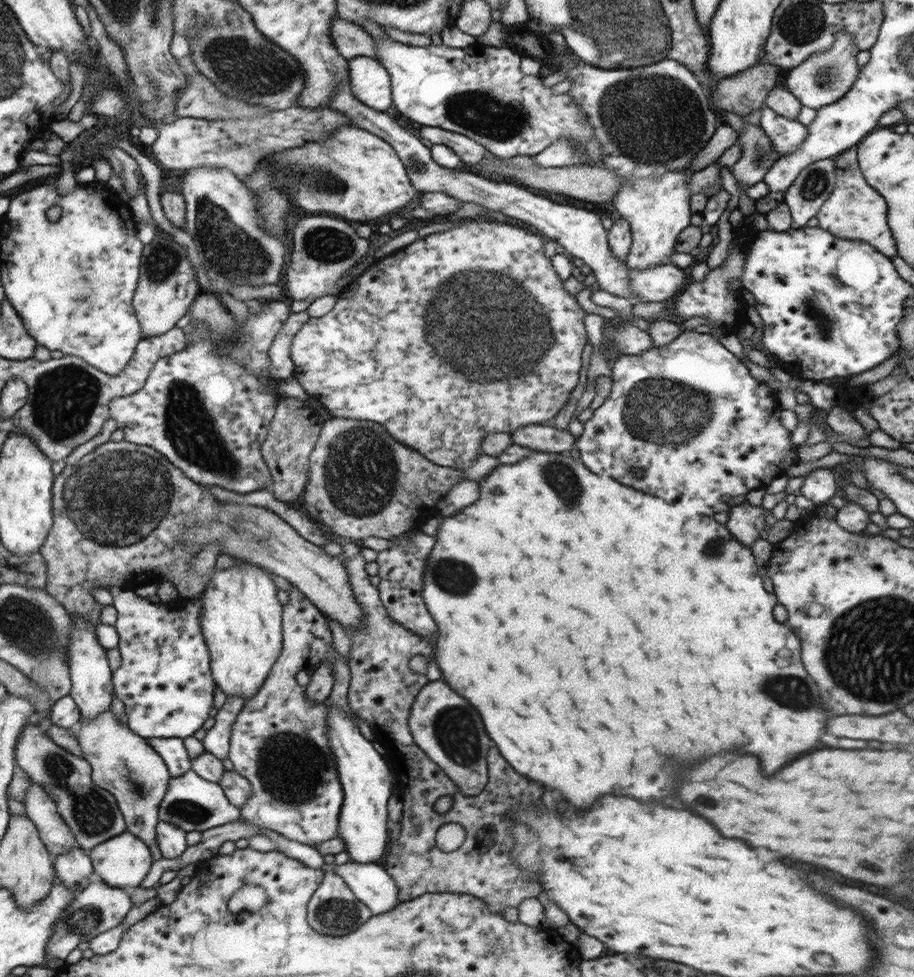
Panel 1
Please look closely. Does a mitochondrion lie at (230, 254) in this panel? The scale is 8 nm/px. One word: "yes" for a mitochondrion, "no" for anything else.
yes

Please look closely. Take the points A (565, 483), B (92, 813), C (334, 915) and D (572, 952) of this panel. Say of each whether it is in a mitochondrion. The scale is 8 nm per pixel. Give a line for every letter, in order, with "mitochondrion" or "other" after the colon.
A: mitochondrion
B: mitochondrion
C: mitochondrion
D: other

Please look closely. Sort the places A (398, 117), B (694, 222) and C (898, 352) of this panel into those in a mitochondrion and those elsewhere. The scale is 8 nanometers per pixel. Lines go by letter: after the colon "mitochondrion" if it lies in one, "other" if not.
A: other
B: other
C: other

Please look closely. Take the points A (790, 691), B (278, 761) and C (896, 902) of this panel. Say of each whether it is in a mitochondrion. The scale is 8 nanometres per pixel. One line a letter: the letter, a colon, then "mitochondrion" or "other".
A: mitochondrion
B: mitochondrion
C: other

